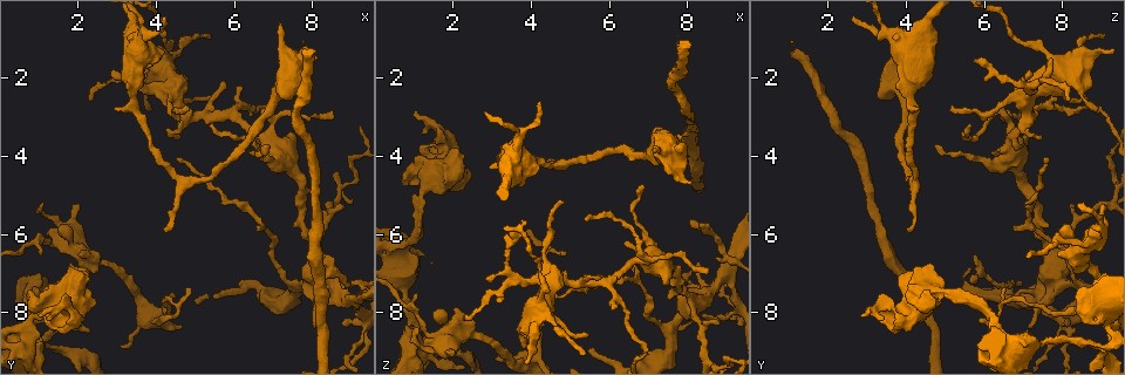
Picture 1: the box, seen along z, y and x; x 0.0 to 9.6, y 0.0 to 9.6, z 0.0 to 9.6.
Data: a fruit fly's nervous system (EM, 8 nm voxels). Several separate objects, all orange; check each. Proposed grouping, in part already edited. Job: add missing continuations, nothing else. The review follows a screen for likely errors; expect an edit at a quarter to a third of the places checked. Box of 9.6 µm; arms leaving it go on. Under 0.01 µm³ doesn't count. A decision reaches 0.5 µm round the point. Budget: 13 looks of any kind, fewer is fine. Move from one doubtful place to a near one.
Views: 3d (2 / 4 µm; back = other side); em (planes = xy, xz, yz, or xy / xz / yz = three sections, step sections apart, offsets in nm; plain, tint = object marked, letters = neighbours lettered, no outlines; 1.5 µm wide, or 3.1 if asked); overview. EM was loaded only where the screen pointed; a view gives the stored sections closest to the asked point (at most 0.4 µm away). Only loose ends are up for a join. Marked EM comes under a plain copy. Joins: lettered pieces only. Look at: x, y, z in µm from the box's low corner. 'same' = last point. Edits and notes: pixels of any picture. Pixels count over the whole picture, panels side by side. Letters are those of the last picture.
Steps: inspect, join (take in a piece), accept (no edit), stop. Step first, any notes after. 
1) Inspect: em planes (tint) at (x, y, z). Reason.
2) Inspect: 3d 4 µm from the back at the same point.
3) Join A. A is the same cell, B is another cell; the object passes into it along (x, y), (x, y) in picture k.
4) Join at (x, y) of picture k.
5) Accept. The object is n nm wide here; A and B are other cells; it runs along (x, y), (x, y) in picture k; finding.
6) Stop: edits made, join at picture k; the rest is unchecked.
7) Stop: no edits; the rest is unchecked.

Inspect: em yz step 8 (tint) at (1.00, 8.10, 2.80). Free end.

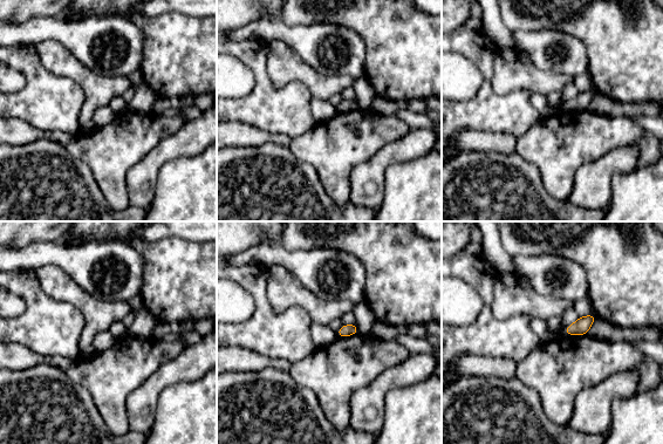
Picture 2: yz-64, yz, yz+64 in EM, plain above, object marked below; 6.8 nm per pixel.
Inspect: em planes (letters) at the same point. Cut it another way.

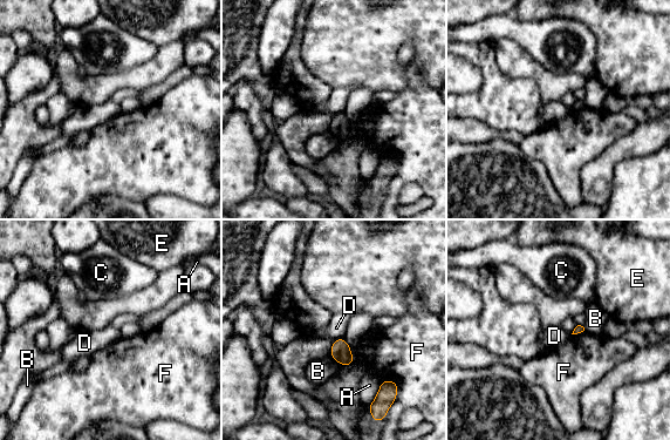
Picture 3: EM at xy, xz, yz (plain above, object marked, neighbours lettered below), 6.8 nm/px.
Accept. A, B, C, D, E and F are other cells; a border runs along (342, 337), (335, 339) in picture 3; no lettered piece goes on from it.

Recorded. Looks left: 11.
Inspect: em xz step 4 (tint) at (4.20, 5.85, 4.05). Thin end.

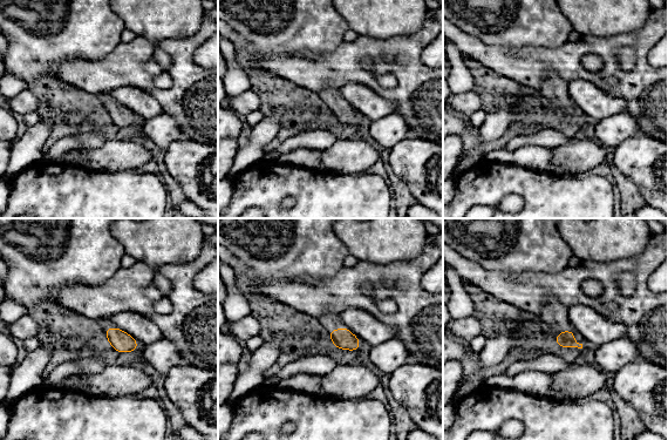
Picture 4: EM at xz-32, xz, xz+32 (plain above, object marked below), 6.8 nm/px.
Inspect: em planes (letters) at the same point. Another direction.

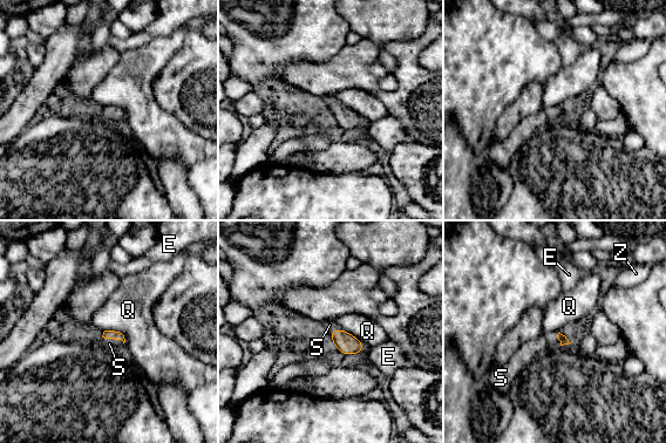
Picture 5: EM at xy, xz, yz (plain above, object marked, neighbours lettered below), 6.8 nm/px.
Join S. S is the same cell, E, Q and Z are other cells; the object passes into it along (107, 334), (113, 339), (109, 343) in picture 5; the neuron continues.

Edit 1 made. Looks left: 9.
Inspect: 3d 4 µm at (3.85, 8.15, 5.85). Free end.

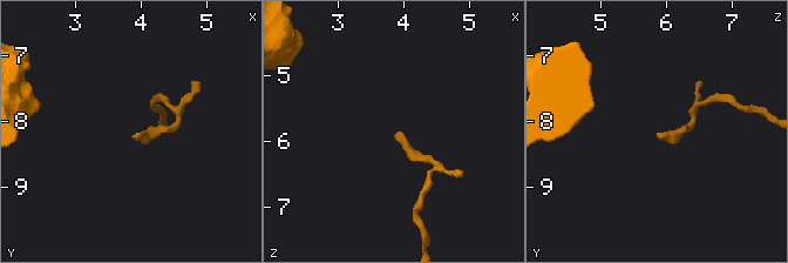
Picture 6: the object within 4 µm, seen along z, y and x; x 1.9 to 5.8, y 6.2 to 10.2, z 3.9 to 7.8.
Inspect: em yz step 8 (letters) at (3.90, 8.15, 5.90). Shape alone is not enough.

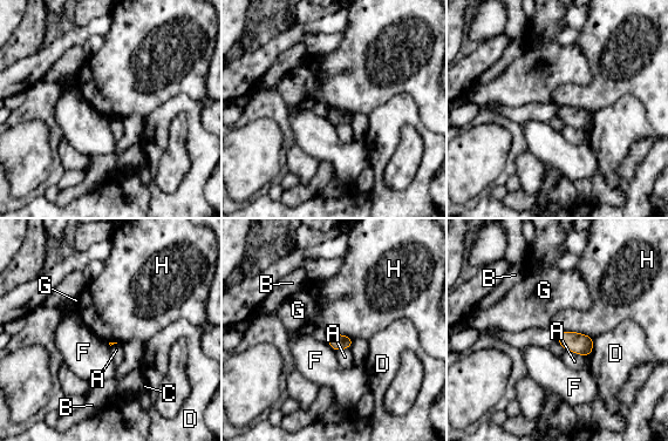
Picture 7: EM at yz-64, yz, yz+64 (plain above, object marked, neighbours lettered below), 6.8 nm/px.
Inspect: em planes (letters) at the same point. Another direction.

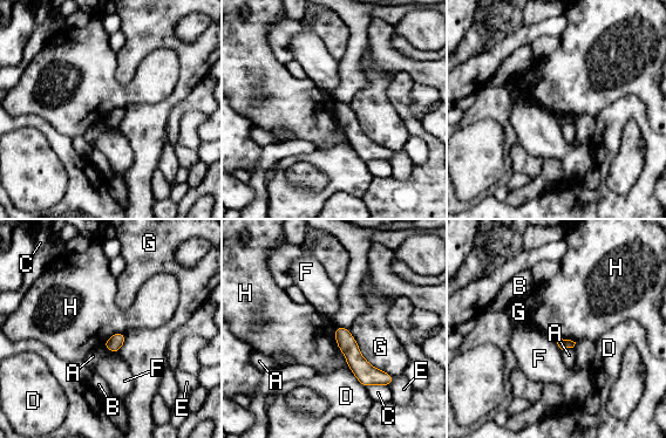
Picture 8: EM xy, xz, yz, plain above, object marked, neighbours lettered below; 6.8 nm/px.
Accept. The object is 70 nm wide here; A, B, C, D, E, F, G and H are other cells; it runs along (338, 329), (353, 357), (385, 378) in picture 8; no lettered piece goes on from it.

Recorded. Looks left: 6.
Inspect: em planes (letters) at (1.10, 5.20, 8.40). Thin end.

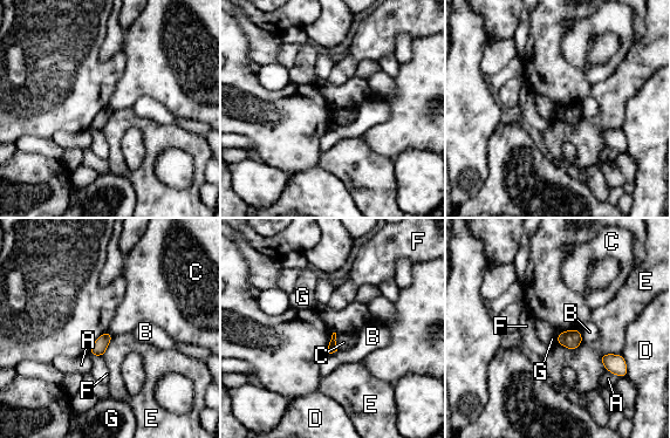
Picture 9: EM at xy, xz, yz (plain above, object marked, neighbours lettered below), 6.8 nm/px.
Accept. The longest contact is with E, 170 nm; A, B, C, D, E, F and G are other cells; a border runs along (559, 333), (555, 340) in picture 9; none of them fits.

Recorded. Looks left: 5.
Inspect: em planes (letters) at (2.85, 1.80, 7.20). Branch stops here.

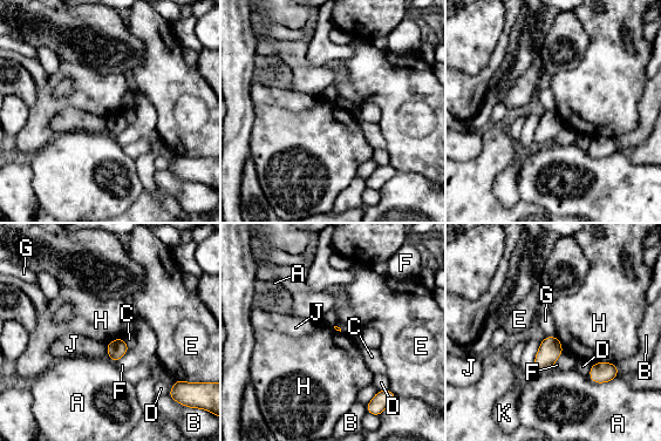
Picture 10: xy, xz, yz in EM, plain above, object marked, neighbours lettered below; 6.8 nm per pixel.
Accept. The longest contact is with A, 200 nm; A, B, C, D, E, F, G, H, J and K are other cells; none of them fits.

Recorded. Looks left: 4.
Stop: edits made, join at picture 5; the rest is unchecked.

